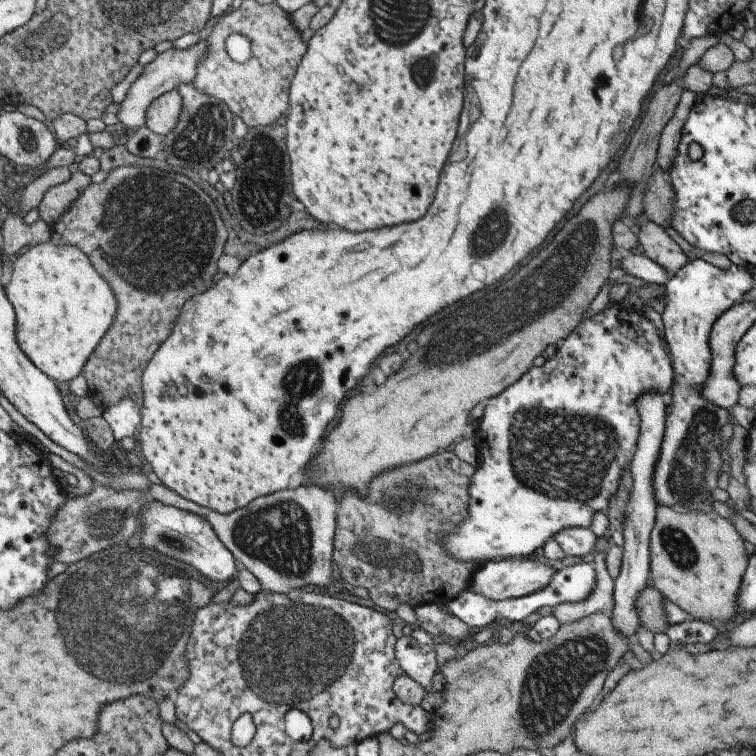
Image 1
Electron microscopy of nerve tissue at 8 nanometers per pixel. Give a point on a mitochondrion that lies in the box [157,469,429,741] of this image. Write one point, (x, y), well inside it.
(292, 653)

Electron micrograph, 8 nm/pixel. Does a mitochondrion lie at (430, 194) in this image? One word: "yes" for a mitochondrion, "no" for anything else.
no

